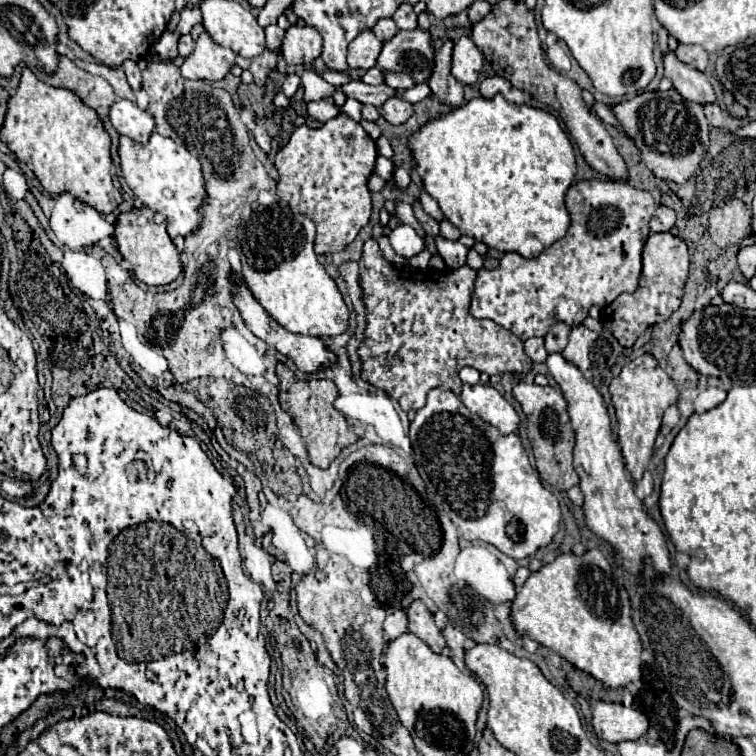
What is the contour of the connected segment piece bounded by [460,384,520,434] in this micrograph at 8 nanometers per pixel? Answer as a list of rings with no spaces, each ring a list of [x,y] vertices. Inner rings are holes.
[[[464,384],[460,400],[470,412],[478,414],[484,422],[496,426],[502,434],[512,434],[520,426],[520,416],[514,406],[504,400],[502,394],[492,386]]]

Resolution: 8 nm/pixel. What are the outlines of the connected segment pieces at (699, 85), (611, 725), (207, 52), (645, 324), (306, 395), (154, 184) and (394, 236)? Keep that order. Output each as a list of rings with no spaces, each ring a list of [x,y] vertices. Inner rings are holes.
[[[668,52],[664,56],[664,76],[672,80],[674,88],[690,102],[696,102],[700,106],[716,104],[716,94],[706,78],[706,74],[682,64],[674,52]]]
[[[596,702],[592,708],[592,726],[598,738],[606,742],[624,742],[636,740],[646,734],[648,718],[636,708],[614,704],[614,702]]]
[[[202,32],[196,40],[194,52],[182,64],[182,76],[188,80],[222,80],[234,66],[234,52],[224,48]]]
[[[668,232],[650,234],[642,252],[642,276],[636,292],[620,294],[612,304],[602,308],[600,322],[604,330],[610,330],[624,348],[632,348],[634,342],[654,324],[666,322],[680,306],[684,282],[688,276],[688,248],[686,244]]]
[[[278,364],[276,374],[280,378],[280,406],[300,428],[300,436],[306,444],[310,462],[318,468],[328,468],[346,446],[352,446],[360,440],[346,424],[342,412],[334,408],[334,400],[338,396],[336,384],[332,380],[298,380],[294,372],[284,364]]]
[[[152,134],[148,144],[120,136],[120,168],[126,184],[144,206],[154,210],[154,220],[166,224],[170,238],[190,236],[202,226],[202,206],[208,204],[208,192],[204,184],[204,174],[200,160],[188,152],[184,146],[176,144],[170,138]]]
[[[398,224],[388,238],[392,248],[404,258],[414,258],[424,250],[424,240],[414,232],[414,228],[406,224]]]

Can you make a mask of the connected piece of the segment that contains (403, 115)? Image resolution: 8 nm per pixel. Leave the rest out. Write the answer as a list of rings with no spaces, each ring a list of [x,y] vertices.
[[[390,98],[390,100],[386,100],[380,108],[378,108],[378,112],[380,112],[380,116],[384,116],[390,124],[394,124],[394,126],[398,126],[398,124],[404,124],[410,116],[412,116],[412,104],[410,102],[404,102],[404,100],[400,100],[400,98]]]

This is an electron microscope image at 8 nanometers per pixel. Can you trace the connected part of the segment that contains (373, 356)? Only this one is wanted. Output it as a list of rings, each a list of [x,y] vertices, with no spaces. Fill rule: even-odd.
[[[376,240],[364,244],[360,276],[368,326],[366,342],[358,348],[362,376],[372,386],[396,398],[404,412],[420,410],[426,394],[436,386],[448,388],[458,396],[462,390],[458,372],[464,366],[472,366],[490,376],[504,372],[520,374],[532,368],[532,360],[526,356],[520,338],[492,320],[478,320],[470,314],[476,274],[470,266],[452,272],[432,272],[430,288],[428,274],[420,270],[398,270],[382,256]],[[416,326],[422,326],[422,332]]]

